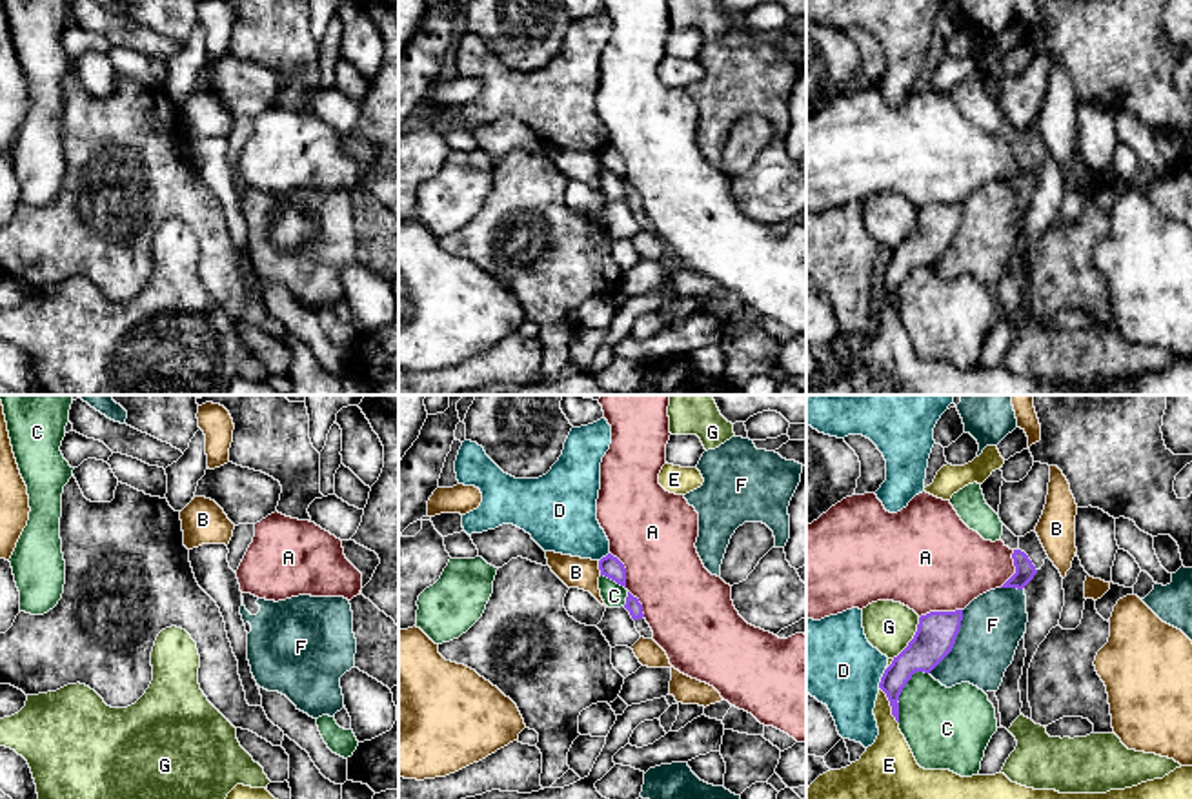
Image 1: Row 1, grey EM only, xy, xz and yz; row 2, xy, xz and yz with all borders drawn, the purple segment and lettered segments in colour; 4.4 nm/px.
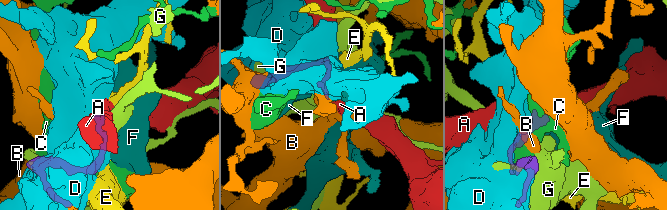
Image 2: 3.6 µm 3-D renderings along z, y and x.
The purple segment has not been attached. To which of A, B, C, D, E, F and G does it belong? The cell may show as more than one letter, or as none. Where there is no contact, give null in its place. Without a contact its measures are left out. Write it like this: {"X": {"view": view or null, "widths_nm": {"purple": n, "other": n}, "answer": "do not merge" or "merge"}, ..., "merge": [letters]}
{"A": {"view": "yz", "widths_nm": {"purple": 180, "other": 460}, "answer": "do not merge"}, "B": {"view": "xz", "widths_nm": {"purple": 100, "other": 140}, "answer": "do not merge"}, "C": {"view": "yz", "widths_nm": {"purple": 170, "other": 360}, "answer": "do not merge"}, "D": {"view": "yz", "widths_nm": {"purple": 160, "other": 360}, "answer": "do not merge"}, "E": {"view": "yz", "widths_nm": {"purple": 140, "other": 220}, "answer": "do not merge"}, "F": {"view": "yz", "widths_nm": {"purple": 180, "other": 280}, "answer": "do not merge"}, "G": {"view": "yz", "widths_nm": {"purple": 180, "other": 220}, "answer": "do not merge"}, "merge": []}

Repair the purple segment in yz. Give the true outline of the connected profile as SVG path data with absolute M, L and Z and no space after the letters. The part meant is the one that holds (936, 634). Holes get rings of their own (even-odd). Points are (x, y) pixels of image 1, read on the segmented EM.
M963 610L921 615L914 639L884 670L879 688L886 693L897 723L903 688L915 672L930 673L952 652L961 621Z

